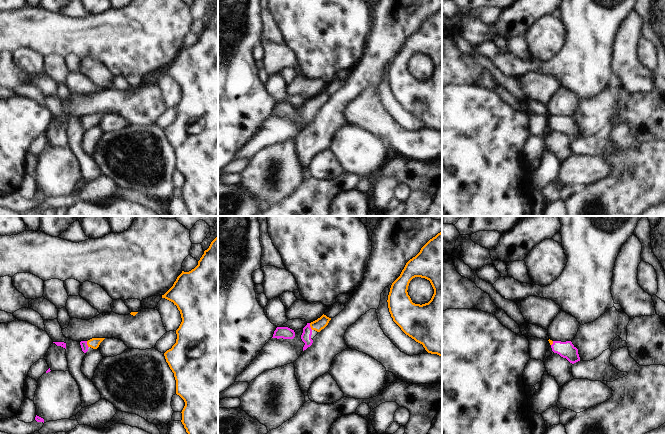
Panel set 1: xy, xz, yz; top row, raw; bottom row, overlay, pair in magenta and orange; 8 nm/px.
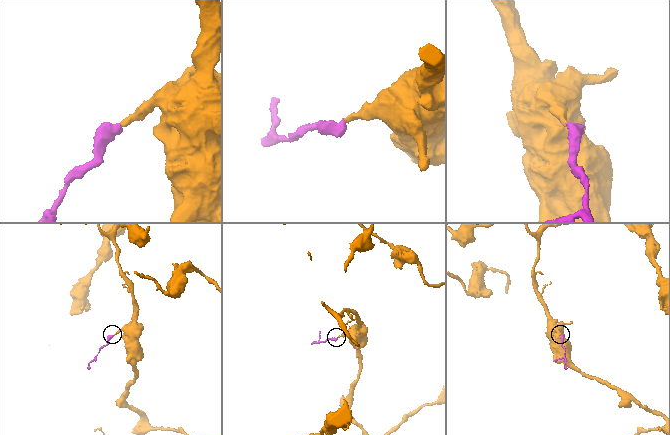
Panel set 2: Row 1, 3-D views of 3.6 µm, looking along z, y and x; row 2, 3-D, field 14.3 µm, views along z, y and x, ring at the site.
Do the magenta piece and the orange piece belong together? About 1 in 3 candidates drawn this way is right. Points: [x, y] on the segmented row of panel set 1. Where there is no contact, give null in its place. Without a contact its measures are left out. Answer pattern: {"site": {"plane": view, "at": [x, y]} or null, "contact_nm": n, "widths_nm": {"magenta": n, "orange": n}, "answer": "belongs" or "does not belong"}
{"site": {"plane": "xz", "at": [309, 326]}, "contact_nm": 60, "widths_nm": {"magenta": 80, "orange": 90}, "answer": "belongs"}

